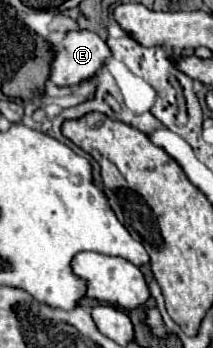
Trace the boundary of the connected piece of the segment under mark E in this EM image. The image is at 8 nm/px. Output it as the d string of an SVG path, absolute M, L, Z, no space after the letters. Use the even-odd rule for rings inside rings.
M88 30L68 32L54 50L56 58L52 60L50 80L56 86L78 86L96 76L110 60L110 48L106 42Z

